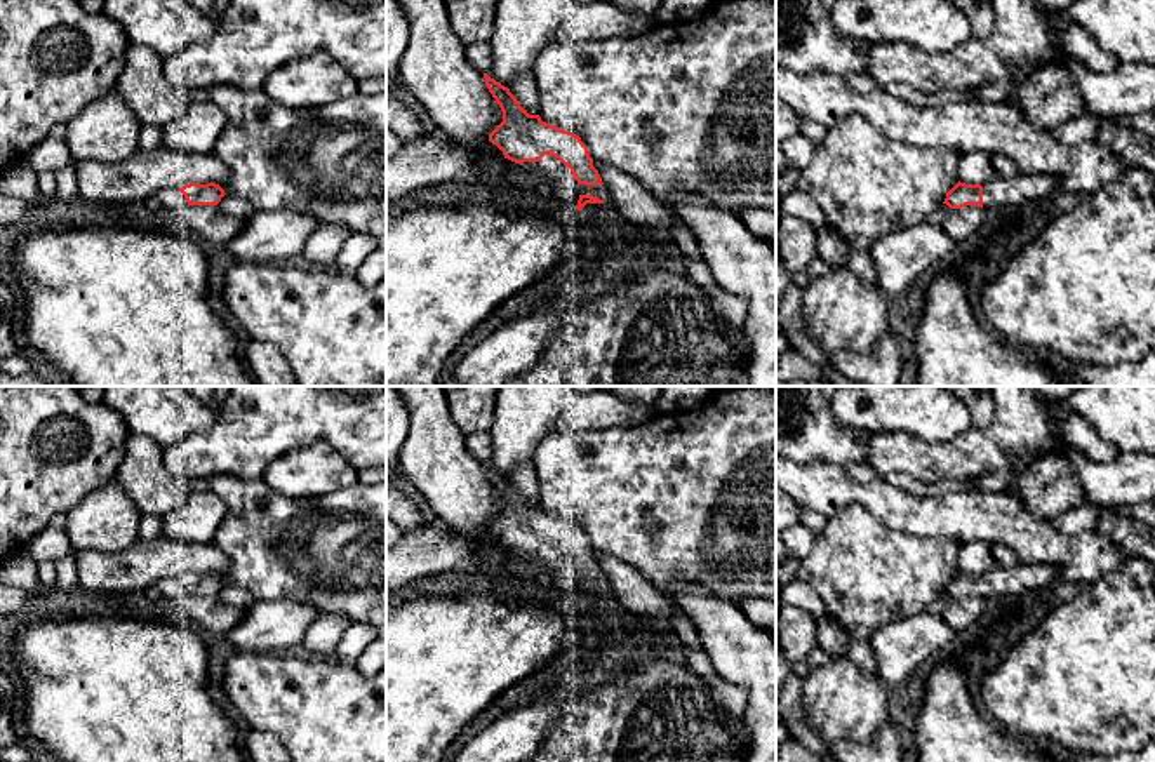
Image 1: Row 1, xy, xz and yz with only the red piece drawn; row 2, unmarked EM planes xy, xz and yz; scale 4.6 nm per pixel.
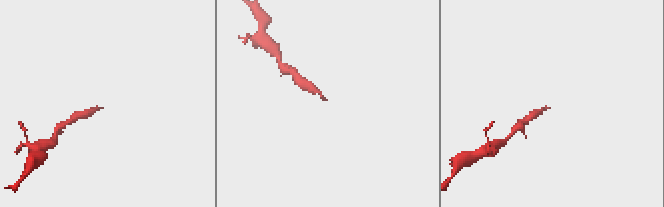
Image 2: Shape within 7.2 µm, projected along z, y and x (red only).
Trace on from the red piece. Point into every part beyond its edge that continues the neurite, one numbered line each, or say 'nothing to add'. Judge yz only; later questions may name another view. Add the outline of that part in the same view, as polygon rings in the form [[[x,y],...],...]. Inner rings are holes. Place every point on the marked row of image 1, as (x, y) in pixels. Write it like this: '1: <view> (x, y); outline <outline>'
1: yz (1006, 193); outline [[[1026,176],[1002,177],[983,186],[983,209],[988,214],[1018,211],[1028,200],[1047,198],[1061,190],[1054,176]]]

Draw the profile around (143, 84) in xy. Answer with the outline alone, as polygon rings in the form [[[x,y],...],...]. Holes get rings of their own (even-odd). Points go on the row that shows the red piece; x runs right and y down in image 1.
[[[129,43],[115,90],[143,125],[165,127],[181,117],[190,96],[165,75],[165,57],[143,43]]]

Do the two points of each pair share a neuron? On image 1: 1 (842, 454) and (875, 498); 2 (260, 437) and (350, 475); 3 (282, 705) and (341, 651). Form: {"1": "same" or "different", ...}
{"1": "different", "2": "different", "3": "different"}

